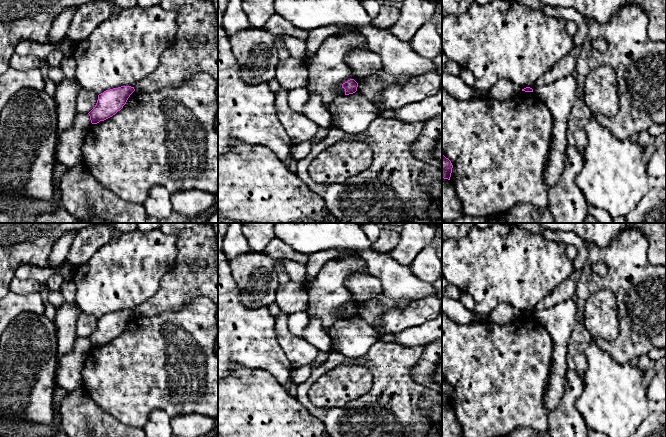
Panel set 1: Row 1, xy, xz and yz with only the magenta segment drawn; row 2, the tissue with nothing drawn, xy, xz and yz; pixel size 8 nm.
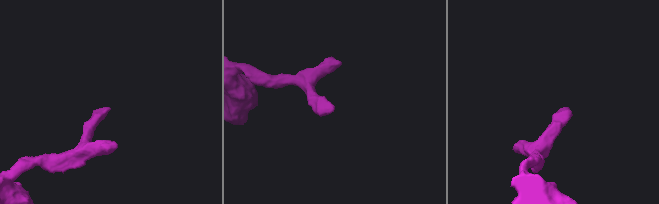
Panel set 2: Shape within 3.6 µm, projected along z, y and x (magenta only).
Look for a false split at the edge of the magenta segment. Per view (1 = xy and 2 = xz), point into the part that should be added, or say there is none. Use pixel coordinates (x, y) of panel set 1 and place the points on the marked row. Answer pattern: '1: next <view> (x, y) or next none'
1: next none
2: next none

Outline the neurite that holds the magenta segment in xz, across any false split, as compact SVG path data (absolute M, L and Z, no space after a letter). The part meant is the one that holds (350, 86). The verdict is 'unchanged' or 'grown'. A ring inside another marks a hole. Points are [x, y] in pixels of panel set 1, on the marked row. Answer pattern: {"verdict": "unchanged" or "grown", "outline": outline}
{"verdict": "unchanged", "outline": "M350 79L342 84L345 89L345 95L353 94L357 91L358 83L354 79Z"}

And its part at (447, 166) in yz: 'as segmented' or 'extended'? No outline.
as segmented

